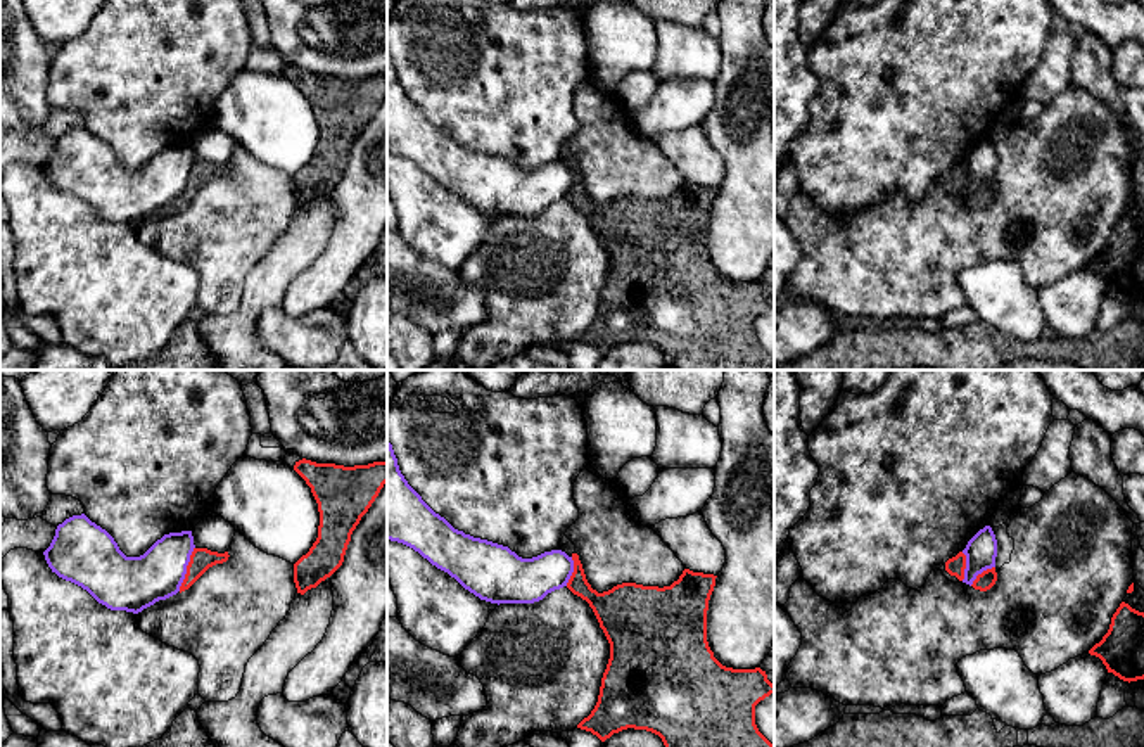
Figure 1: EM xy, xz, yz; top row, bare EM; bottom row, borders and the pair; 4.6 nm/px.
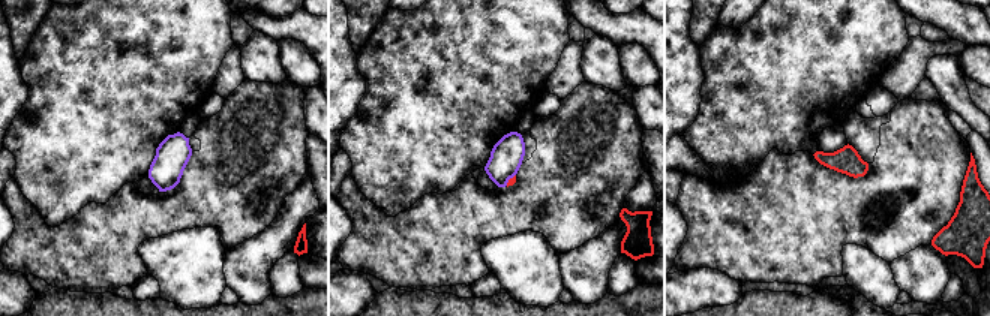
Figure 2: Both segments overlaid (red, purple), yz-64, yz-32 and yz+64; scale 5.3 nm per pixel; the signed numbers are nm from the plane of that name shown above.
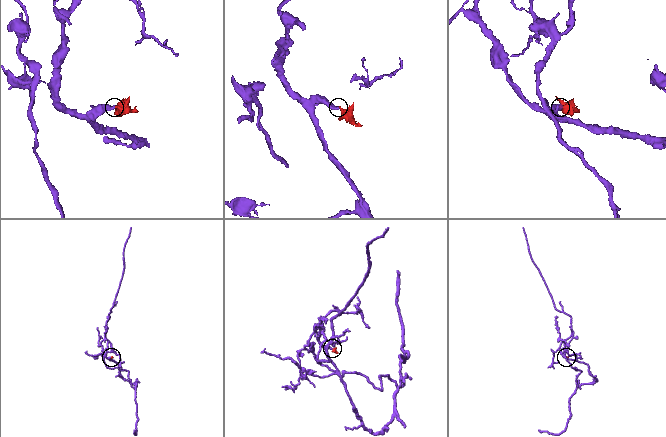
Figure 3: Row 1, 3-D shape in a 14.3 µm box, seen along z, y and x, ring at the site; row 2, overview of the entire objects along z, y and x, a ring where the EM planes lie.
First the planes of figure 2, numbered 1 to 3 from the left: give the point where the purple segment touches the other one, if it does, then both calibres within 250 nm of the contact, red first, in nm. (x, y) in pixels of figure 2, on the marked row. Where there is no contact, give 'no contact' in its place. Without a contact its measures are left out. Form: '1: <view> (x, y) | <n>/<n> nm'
1: no contact
2: yz-32 (509, 180) | 40/180 nm
3: no contact

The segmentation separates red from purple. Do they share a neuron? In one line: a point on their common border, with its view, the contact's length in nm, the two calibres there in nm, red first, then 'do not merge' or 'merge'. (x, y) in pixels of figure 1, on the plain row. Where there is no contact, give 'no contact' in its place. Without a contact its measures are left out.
xy (187, 182) | 220 nm | 110/260 nm | do not merge

